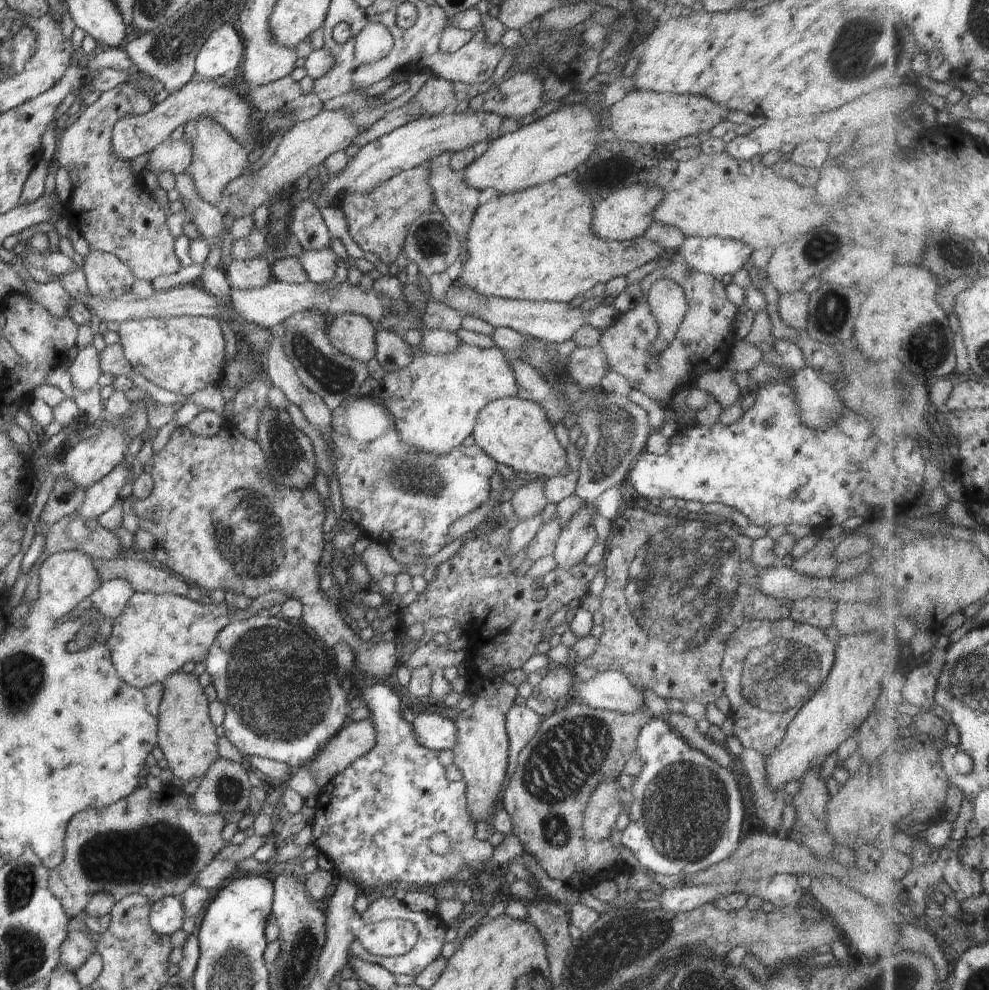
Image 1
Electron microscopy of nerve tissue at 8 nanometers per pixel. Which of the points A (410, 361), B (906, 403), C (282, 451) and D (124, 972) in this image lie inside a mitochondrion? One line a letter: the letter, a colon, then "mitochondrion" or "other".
A: other
B: mitochondrion
C: mitochondrion
D: other

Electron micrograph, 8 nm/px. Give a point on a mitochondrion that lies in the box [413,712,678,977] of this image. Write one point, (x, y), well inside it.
(615, 866)

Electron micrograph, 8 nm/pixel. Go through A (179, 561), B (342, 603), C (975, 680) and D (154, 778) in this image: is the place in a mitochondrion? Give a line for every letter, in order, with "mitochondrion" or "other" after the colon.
A: other
B: other
C: mitochondrion
D: other

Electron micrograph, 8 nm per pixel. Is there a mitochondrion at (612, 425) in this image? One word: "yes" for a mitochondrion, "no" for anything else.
yes

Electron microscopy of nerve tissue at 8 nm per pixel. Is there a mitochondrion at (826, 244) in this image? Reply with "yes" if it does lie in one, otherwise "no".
yes

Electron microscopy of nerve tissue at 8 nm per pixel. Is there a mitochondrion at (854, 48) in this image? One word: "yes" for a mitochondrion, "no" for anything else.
yes

